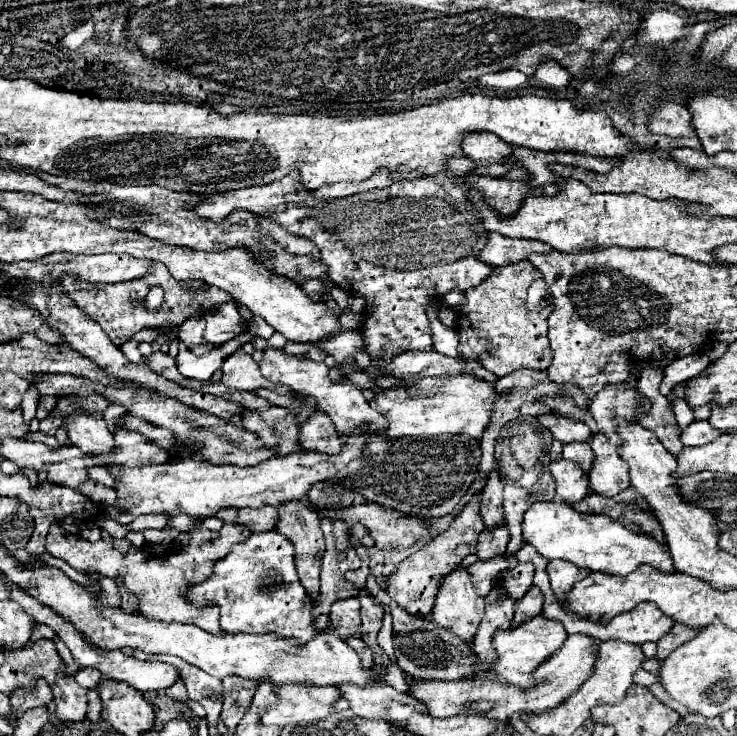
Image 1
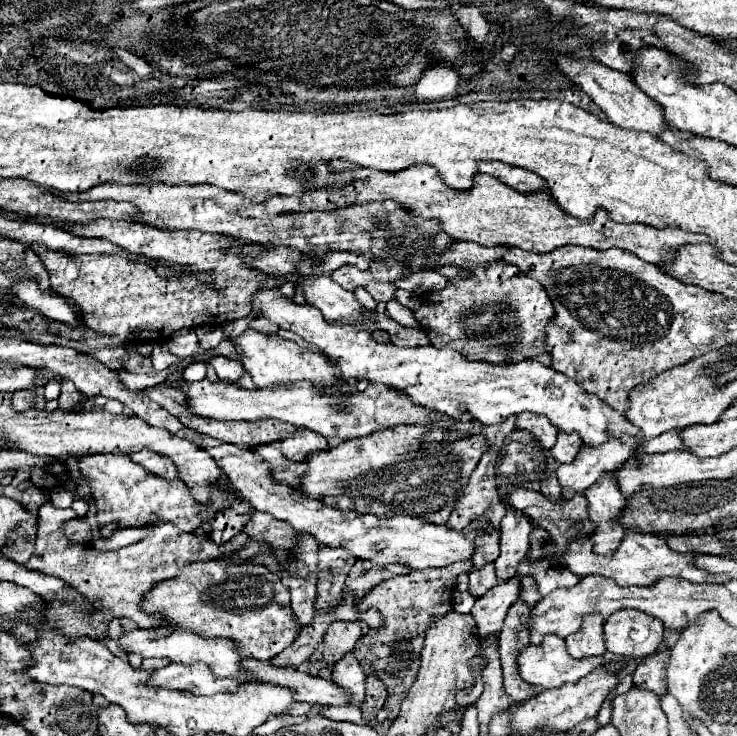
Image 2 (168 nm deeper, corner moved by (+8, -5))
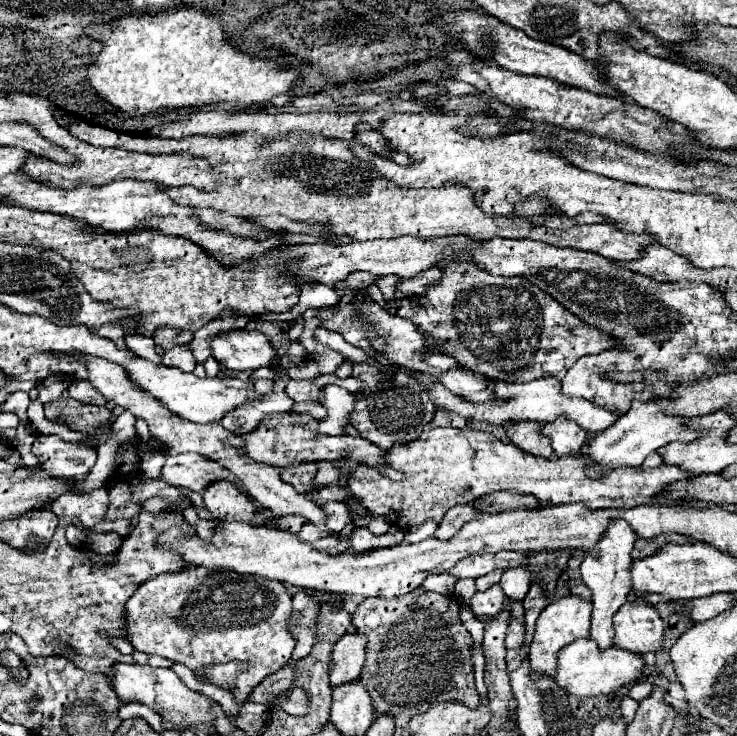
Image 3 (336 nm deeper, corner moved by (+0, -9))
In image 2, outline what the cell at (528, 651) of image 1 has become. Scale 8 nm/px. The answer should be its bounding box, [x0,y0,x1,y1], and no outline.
[518,634,606,688]

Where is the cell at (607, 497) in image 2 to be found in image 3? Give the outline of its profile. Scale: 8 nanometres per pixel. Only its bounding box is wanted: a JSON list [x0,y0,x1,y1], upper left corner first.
[580,520,636,650]

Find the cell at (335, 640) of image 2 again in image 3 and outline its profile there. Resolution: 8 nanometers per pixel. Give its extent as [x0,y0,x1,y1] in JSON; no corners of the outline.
[330,632,368,686]

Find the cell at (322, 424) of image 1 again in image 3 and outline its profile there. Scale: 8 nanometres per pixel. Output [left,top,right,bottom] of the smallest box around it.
[282,462,318,494]

